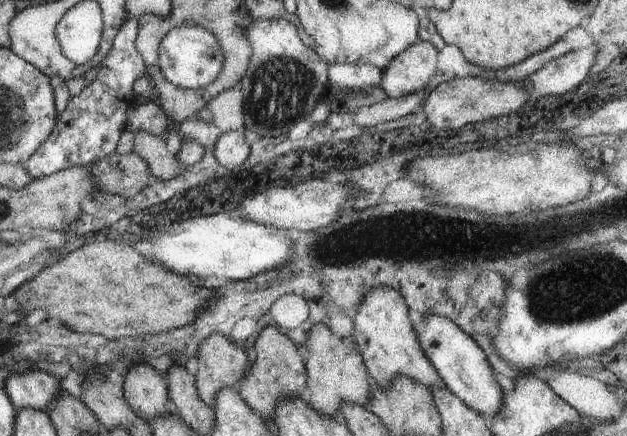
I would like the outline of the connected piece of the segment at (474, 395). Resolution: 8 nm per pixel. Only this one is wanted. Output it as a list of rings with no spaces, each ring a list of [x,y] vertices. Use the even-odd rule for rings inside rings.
[[[424,314],[421,323],[415,327],[415,333],[424,356],[430,360],[448,390],[480,416],[494,418],[502,408],[502,382],[496,379],[486,354],[476,341],[450,318],[440,314]]]

